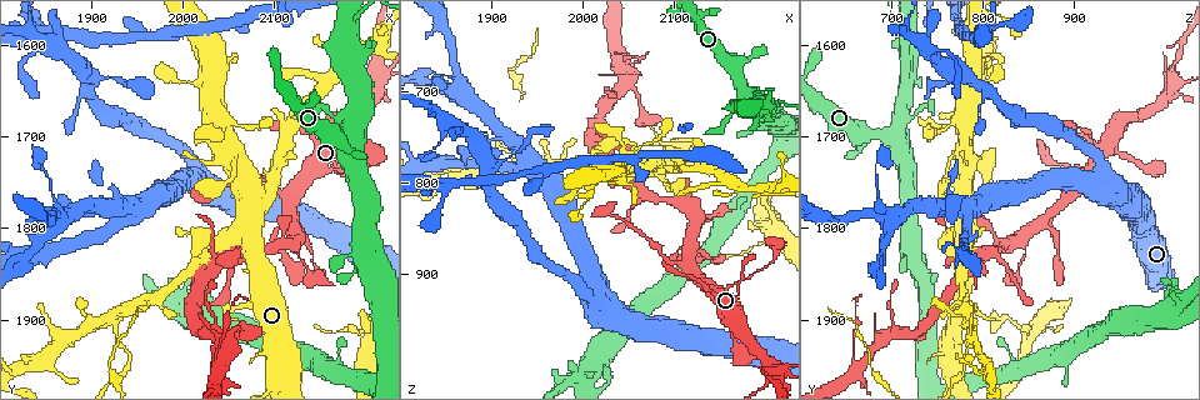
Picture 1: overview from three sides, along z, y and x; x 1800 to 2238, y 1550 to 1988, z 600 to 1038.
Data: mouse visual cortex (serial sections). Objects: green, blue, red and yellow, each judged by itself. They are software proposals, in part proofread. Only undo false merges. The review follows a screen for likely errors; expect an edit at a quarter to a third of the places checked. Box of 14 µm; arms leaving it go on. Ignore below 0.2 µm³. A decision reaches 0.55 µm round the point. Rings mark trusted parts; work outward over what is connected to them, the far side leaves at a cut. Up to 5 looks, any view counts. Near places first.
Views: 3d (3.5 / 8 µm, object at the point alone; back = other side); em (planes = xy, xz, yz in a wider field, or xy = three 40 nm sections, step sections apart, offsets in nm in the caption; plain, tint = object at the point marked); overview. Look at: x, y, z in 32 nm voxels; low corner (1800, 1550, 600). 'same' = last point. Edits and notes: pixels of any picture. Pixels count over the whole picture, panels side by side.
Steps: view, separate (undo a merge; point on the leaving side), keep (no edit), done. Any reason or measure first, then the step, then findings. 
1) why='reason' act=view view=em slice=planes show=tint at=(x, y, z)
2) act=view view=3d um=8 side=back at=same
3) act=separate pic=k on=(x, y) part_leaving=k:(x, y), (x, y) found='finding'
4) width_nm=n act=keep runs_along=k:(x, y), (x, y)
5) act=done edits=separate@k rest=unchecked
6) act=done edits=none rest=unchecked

act=view view=3d um=8 at=(2090, 1770, 785)

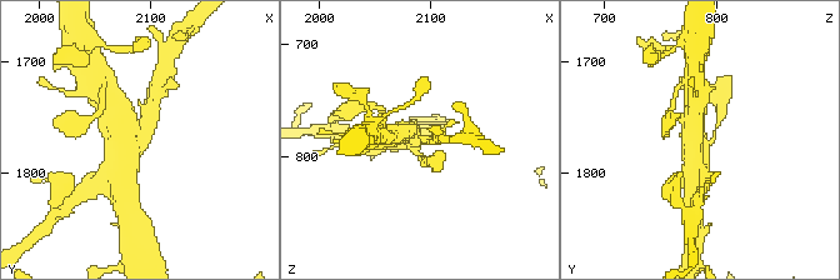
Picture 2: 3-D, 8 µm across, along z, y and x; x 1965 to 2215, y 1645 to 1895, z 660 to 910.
arms=4 arm_widths_nm=150,300,600,600 act=view view=em slice=xy step=3 show=tint at=(2090, 1772, 786)

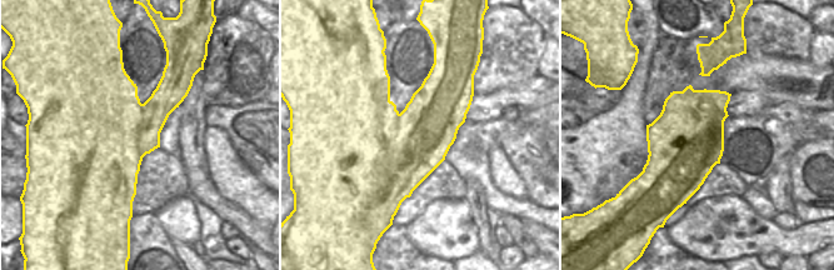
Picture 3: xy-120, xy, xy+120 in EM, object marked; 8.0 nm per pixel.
act=separate pic=2 on=(155, 115) found='two cells meet here'

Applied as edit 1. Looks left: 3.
why='see it whole again' act=view view=overview

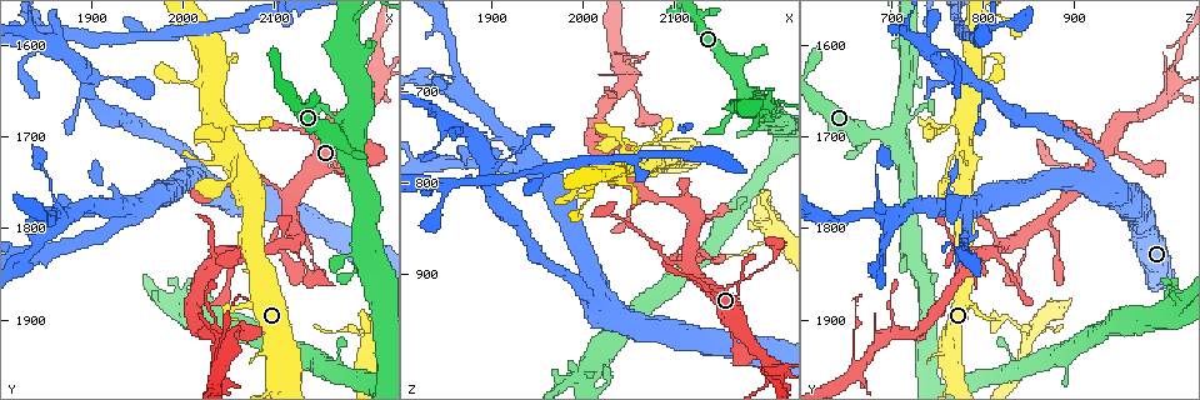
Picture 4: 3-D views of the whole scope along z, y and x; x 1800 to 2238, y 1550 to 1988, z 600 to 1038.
act=view view=3d um=3.5 at=(2120, 1765, 900)

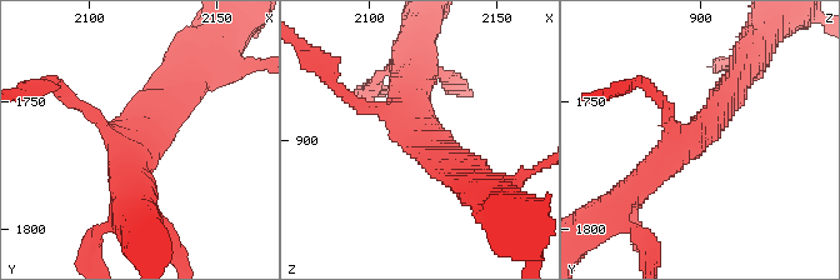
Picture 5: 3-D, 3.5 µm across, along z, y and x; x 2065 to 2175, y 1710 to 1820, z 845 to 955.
arms=3 arm_widths_nm=150,400,400 act=view view=em slice=xy step=1 show=tint at=(2117, 1764, 896)

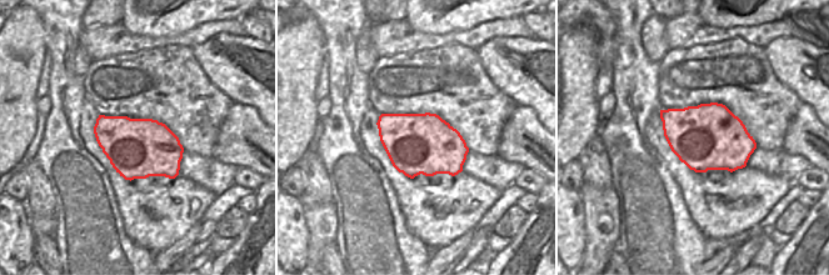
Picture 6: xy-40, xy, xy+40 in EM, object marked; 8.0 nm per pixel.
act=keep runs_along=5:(733, 86), (701, 133), (630, 194) found='all the same cell'

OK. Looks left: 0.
act=done edits=separate@2 rest=unchecked

